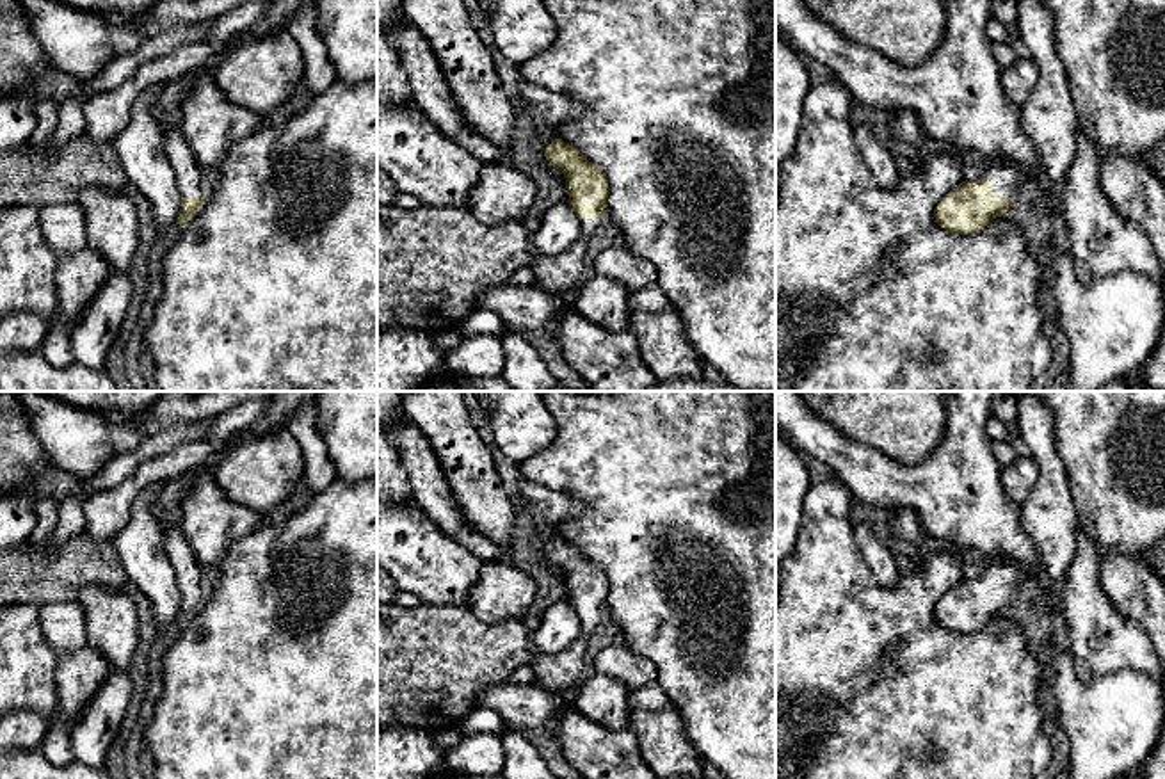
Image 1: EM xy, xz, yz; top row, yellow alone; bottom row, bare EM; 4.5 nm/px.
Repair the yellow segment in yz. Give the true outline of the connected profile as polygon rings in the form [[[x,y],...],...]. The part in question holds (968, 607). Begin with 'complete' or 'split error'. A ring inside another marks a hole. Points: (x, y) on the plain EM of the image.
split error | [[[989,558],[980,578],[962,580],[936,605],[936,621],[953,633],[975,633],[994,615],[1007,614],[1017,589],[1032,580],[1032,571],[1008,558]]]

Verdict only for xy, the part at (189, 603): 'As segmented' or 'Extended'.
Extended

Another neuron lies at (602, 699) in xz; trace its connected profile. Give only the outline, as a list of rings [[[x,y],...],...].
[[[594,674],[574,690],[574,710],[608,729],[630,726],[630,688],[619,679]]]

